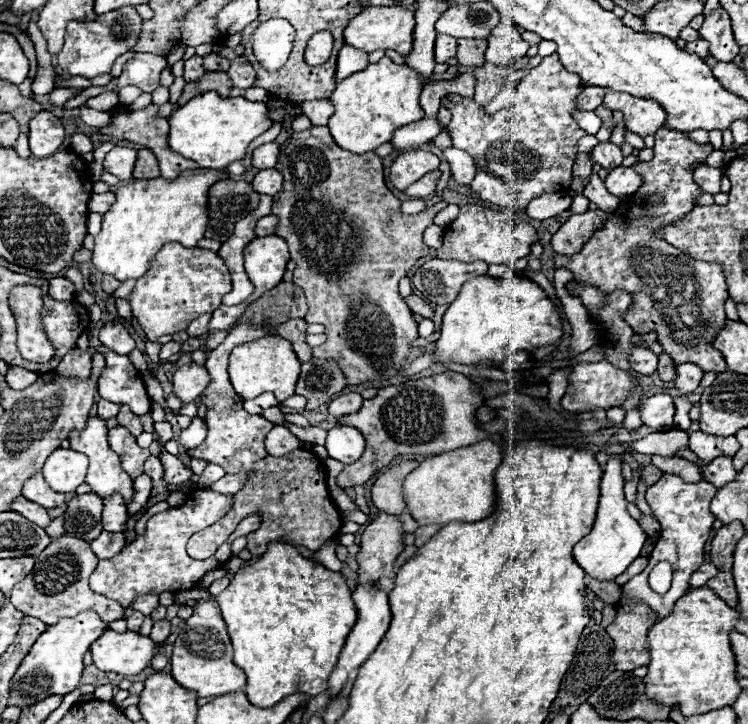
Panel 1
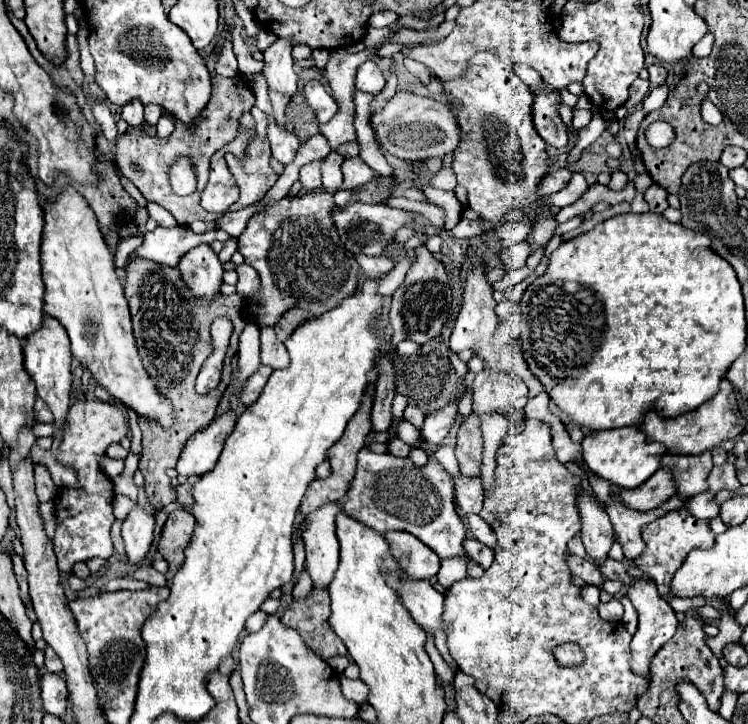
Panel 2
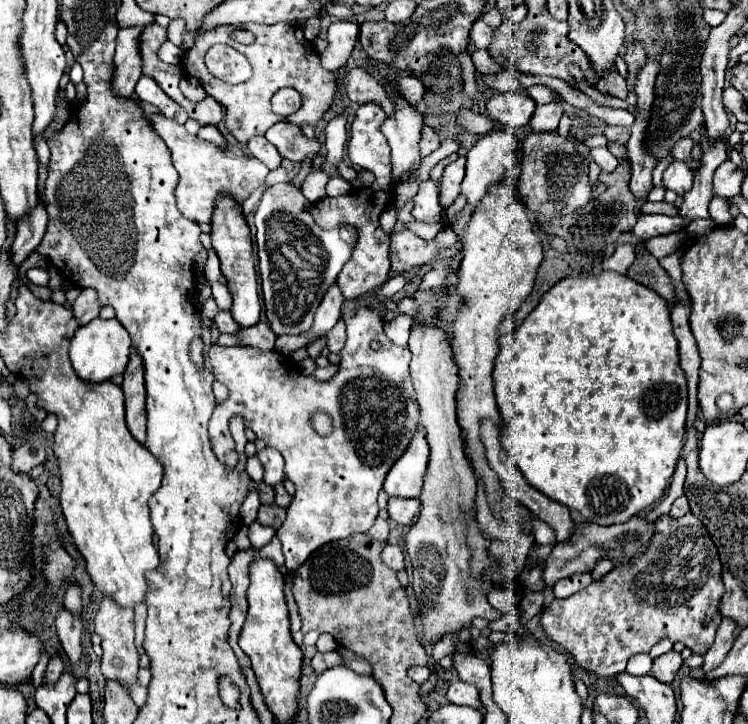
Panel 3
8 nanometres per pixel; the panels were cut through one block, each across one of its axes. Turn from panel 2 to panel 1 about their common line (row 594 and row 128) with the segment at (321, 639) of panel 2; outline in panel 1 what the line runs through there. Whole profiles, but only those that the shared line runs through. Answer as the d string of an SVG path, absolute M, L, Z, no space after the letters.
M310 126L308 130L294 132L282 146L276 170L284 176L284 186L272 202L272 214L278 216L276 234L288 242L290 256L296 262L294 284L304 290L308 300L304 320L326 326L328 340L314 348L314 358L336 360L348 380L348 386L386 380L386 372L388 378L398 376L406 366L406 358L410 356L410 342L418 338L418 322L398 294L398 280L430 252L430 248L422 242L422 234L430 224L434 224L434 216L446 208L446 202L438 202L414 216L402 214L400 200L386 188L382 158L374 152L360 156L342 150L332 140L328 126Z

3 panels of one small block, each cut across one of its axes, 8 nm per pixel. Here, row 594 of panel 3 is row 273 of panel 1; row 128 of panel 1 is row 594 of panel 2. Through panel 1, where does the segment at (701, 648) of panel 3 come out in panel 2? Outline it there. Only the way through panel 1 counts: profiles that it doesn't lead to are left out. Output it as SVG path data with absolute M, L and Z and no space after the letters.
M680 508L674 512L666 512L662 518L642 526L642 540L644 540L646 548L634 560L634 564L642 572L646 572L652 580L656 580L658 594L662 598L666 598L666 596L670 596L670 580L672 580L674 572L680 568L680 564L684 564L688 552L694 548L712 548L716 534L710 530L710 520L694 518L688 512L688 508Z

